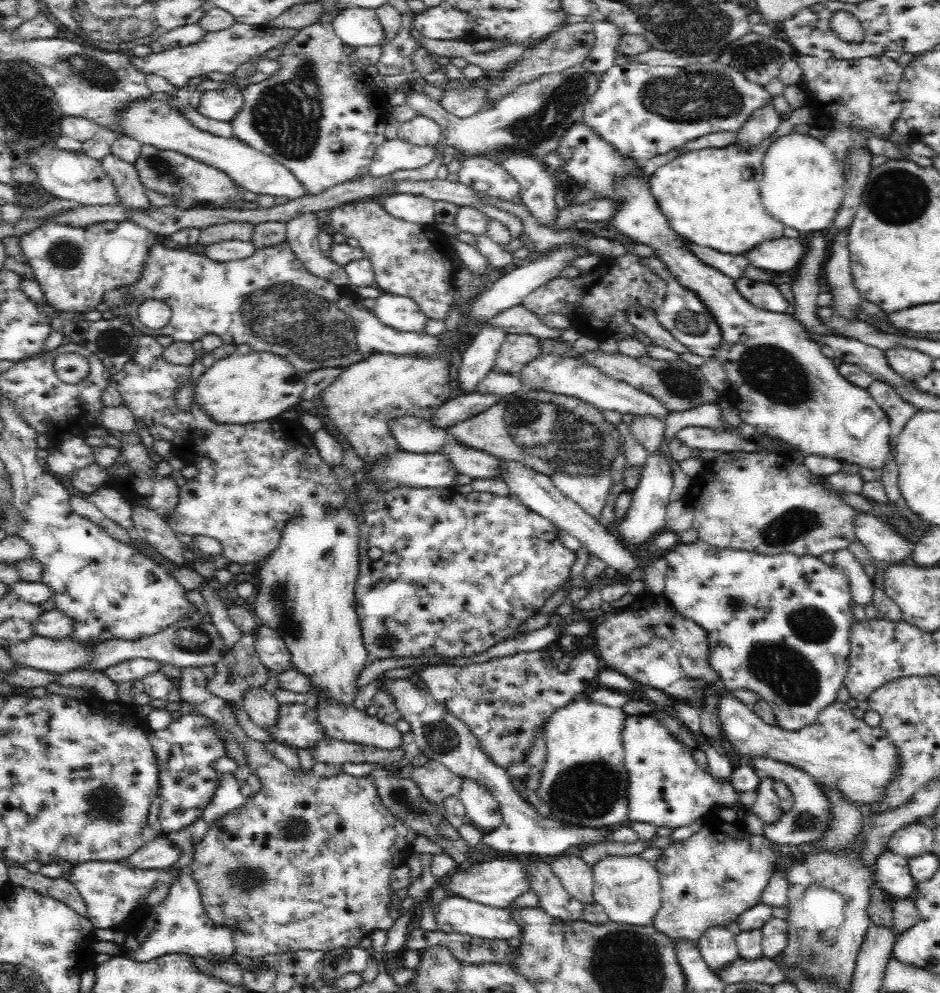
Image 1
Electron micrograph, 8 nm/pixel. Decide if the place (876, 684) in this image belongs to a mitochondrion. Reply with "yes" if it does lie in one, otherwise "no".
no

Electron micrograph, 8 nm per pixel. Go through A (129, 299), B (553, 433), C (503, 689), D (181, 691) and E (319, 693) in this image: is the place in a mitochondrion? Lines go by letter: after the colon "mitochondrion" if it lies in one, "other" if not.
A: other
B: mitochondrion
C: other
D: other
E: other

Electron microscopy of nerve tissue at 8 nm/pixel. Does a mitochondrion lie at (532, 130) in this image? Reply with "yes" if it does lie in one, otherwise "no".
yes

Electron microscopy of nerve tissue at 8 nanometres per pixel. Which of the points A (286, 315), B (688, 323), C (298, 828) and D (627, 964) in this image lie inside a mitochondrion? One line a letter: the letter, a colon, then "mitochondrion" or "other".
A: mitochondrion
B: mitochondrion
C: mitochondrion
D: mitochondrion

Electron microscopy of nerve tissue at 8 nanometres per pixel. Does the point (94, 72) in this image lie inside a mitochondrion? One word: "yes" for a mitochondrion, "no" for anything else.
yes

